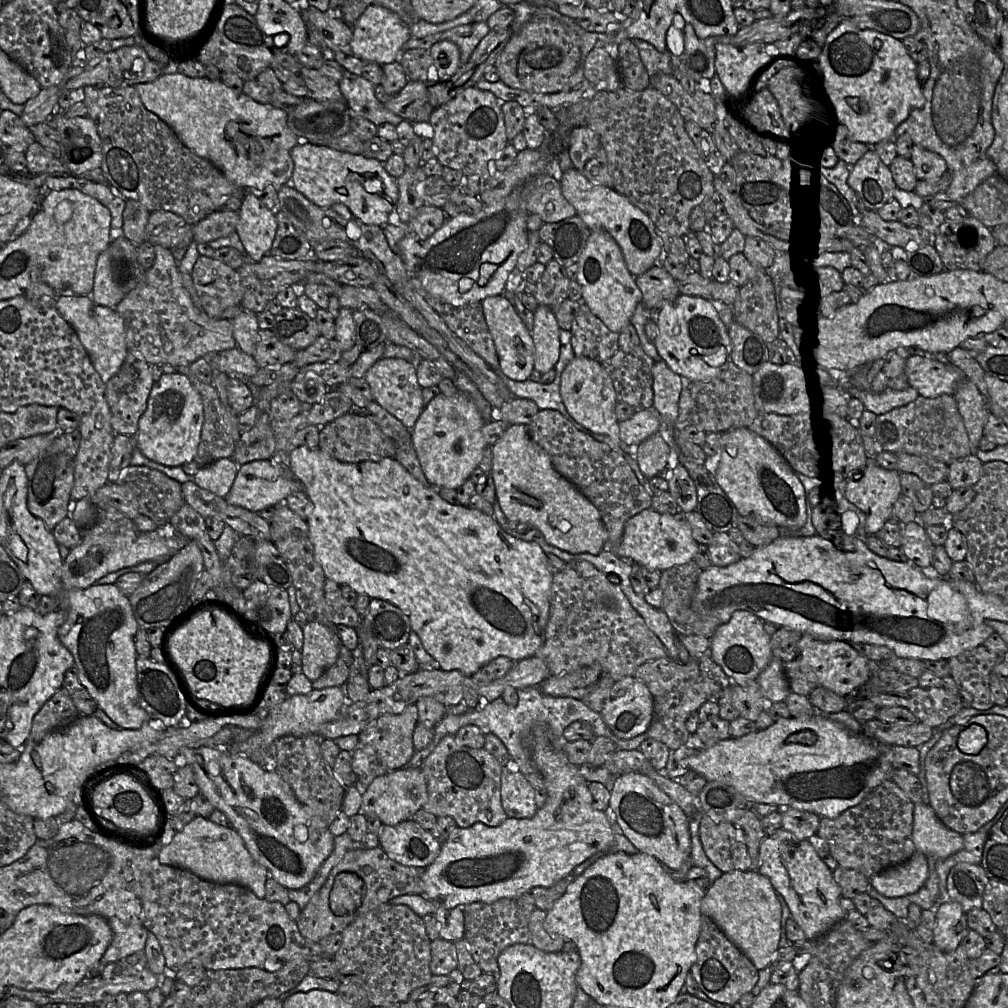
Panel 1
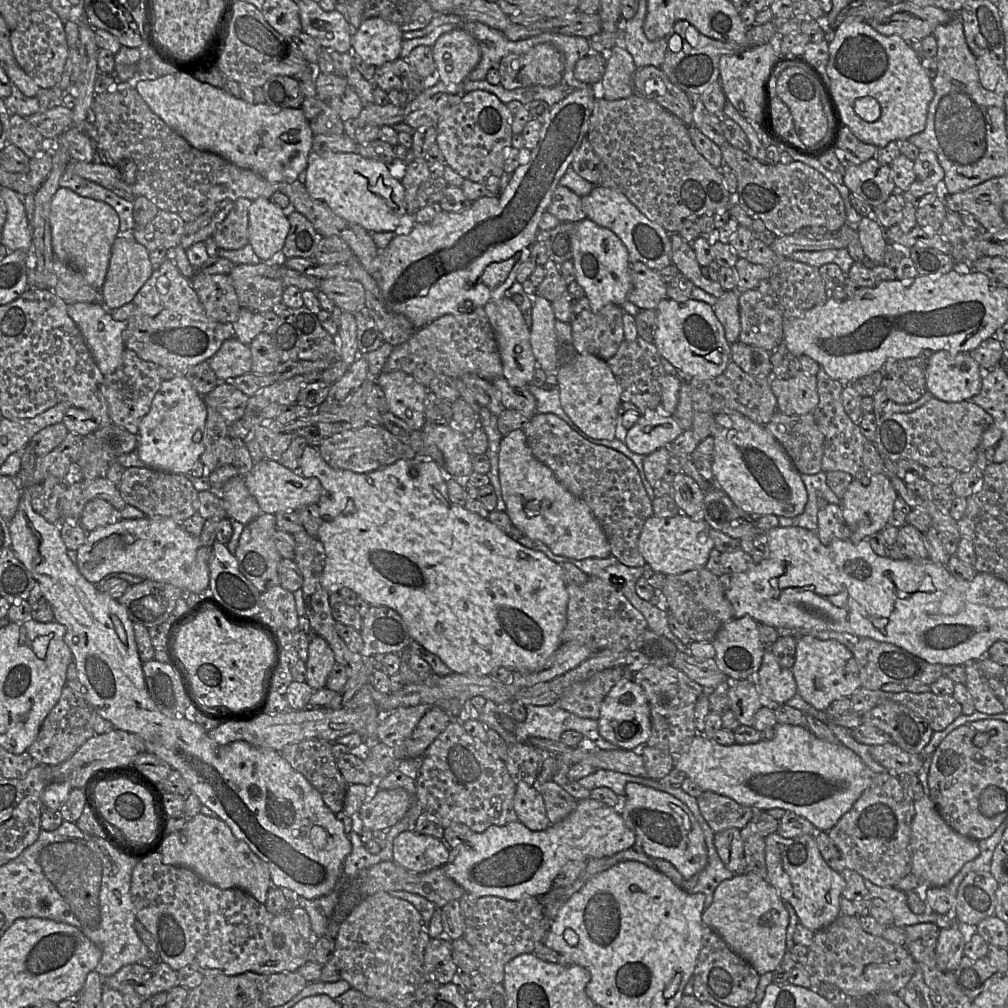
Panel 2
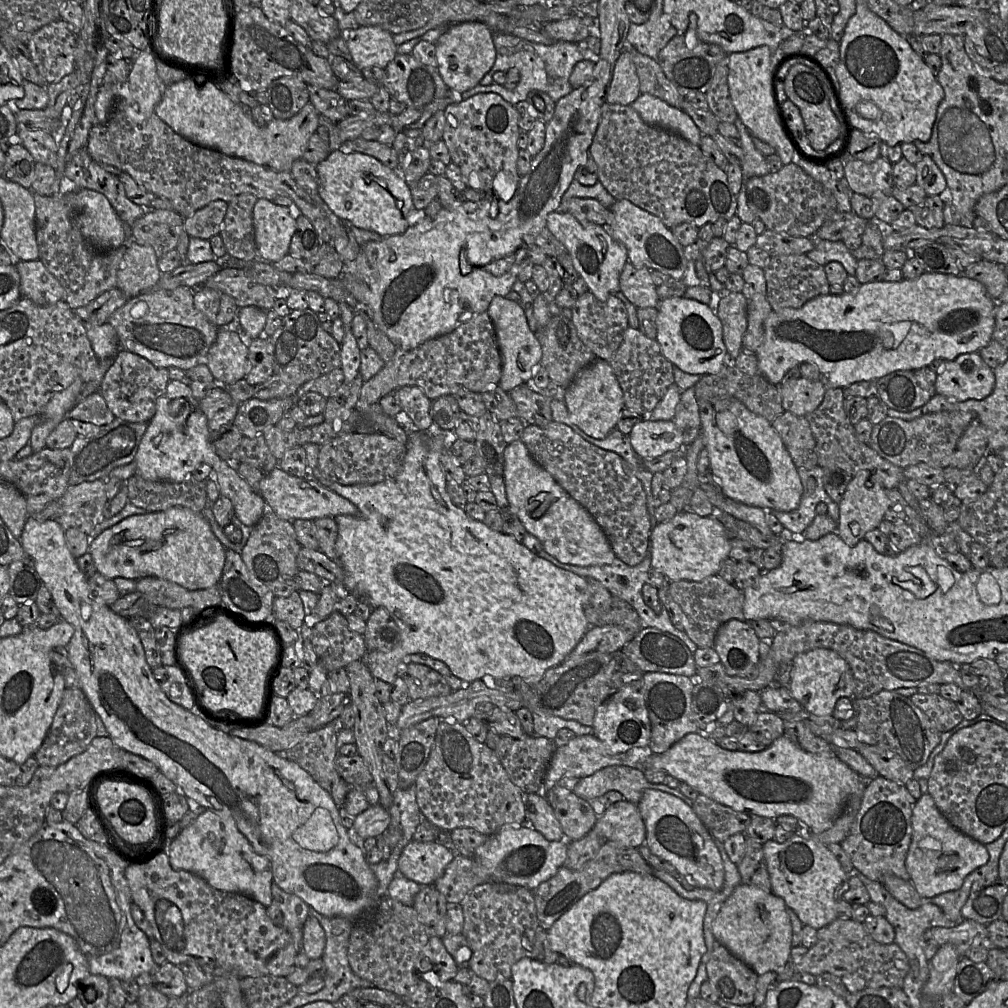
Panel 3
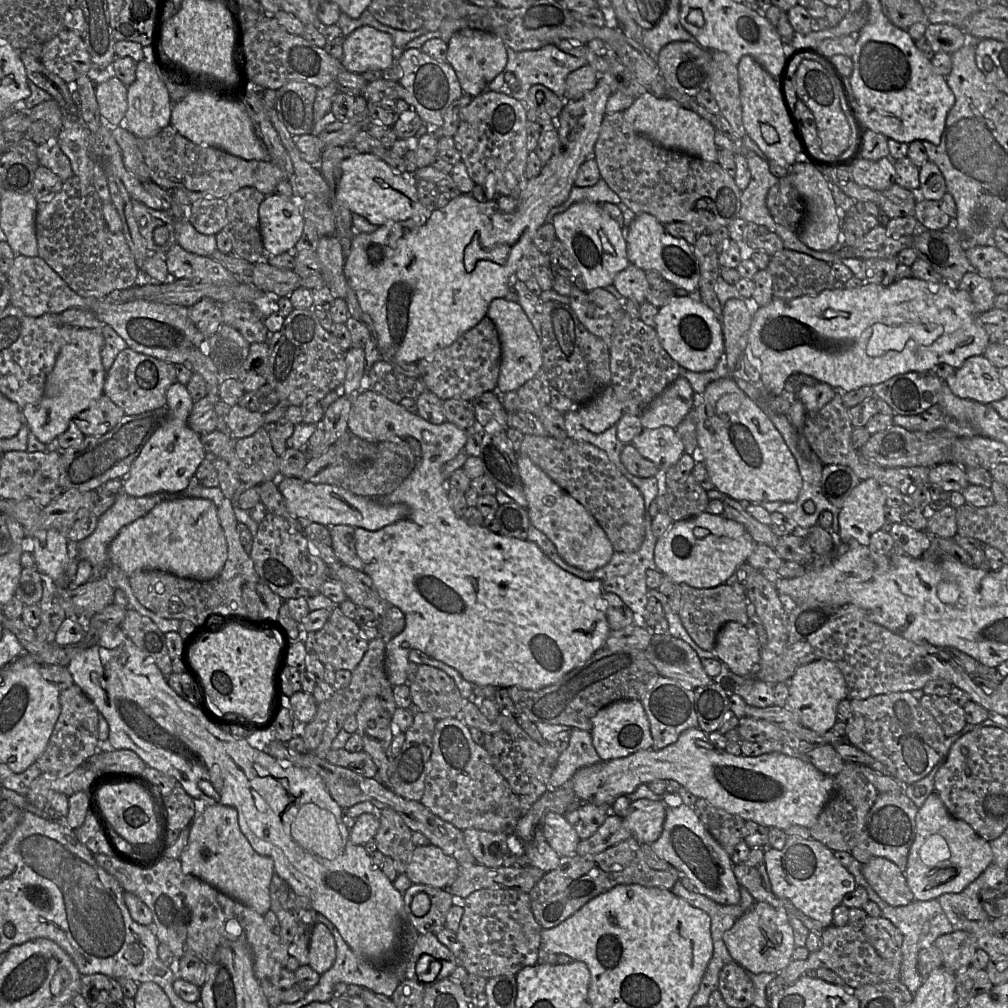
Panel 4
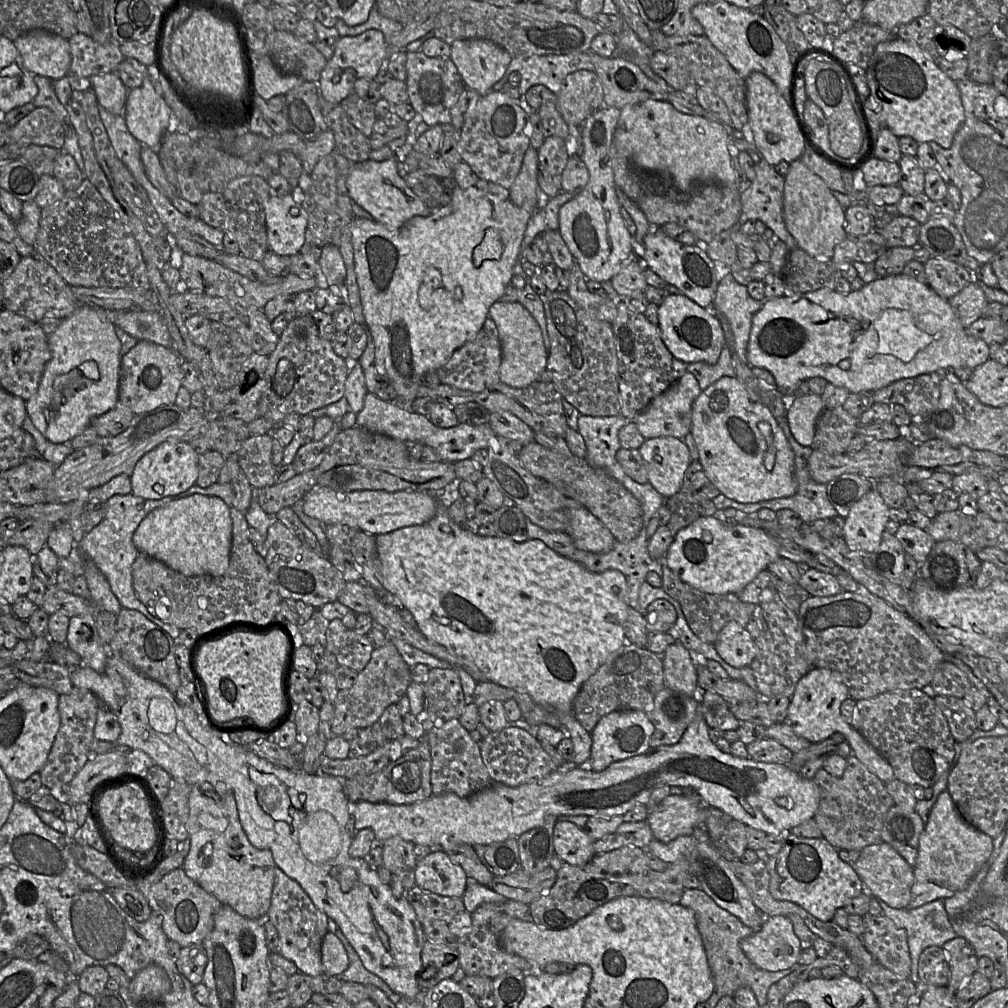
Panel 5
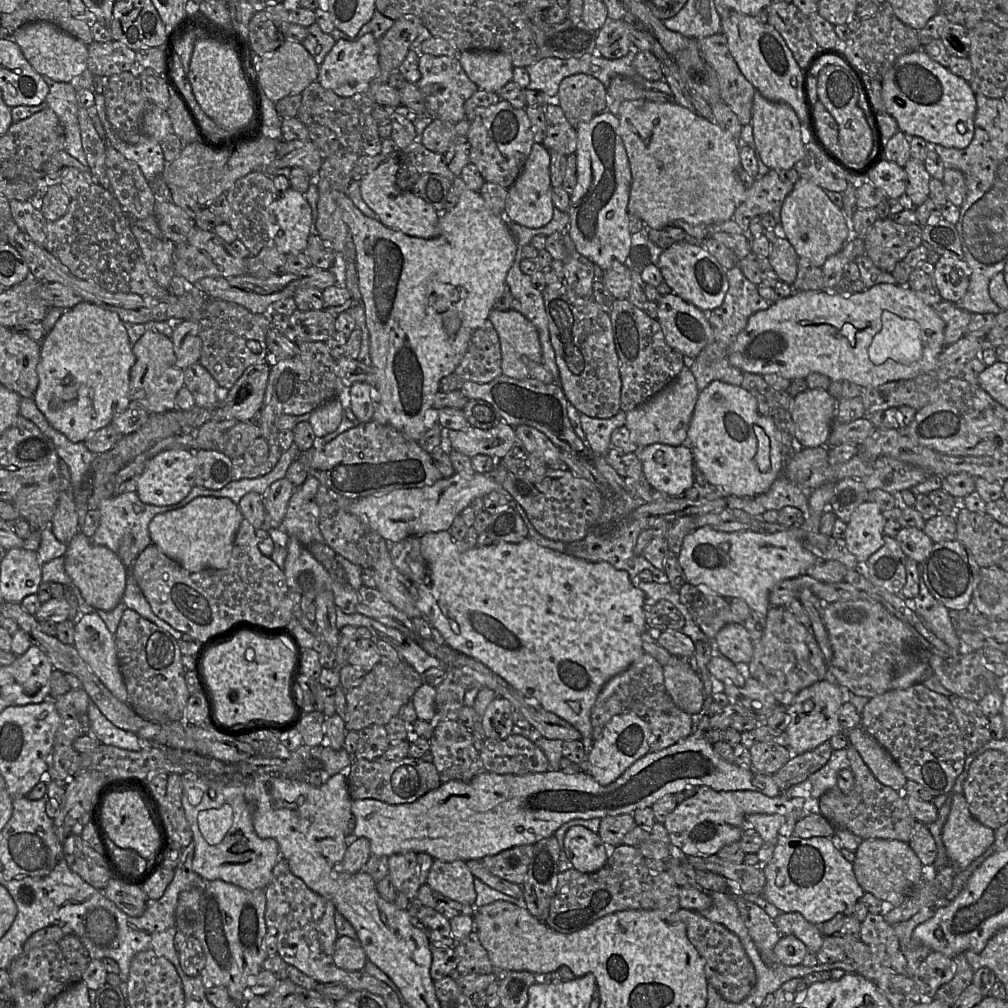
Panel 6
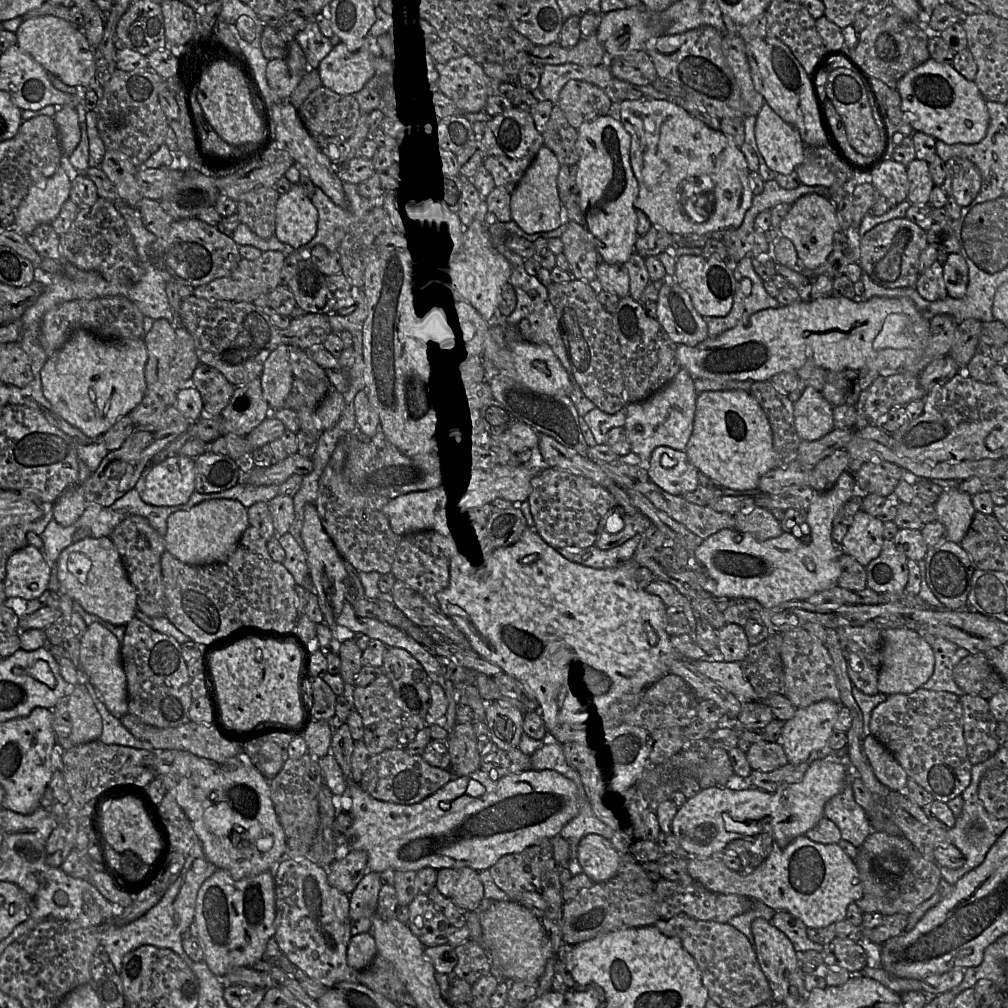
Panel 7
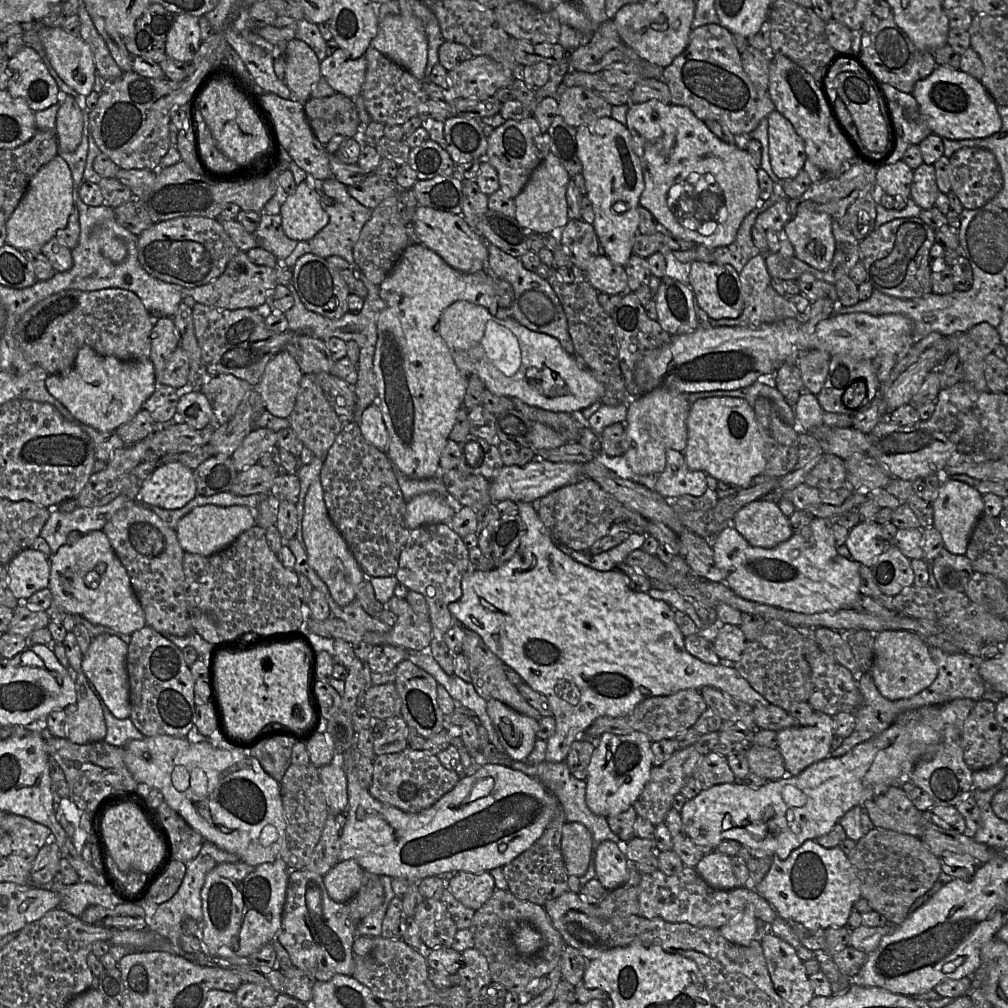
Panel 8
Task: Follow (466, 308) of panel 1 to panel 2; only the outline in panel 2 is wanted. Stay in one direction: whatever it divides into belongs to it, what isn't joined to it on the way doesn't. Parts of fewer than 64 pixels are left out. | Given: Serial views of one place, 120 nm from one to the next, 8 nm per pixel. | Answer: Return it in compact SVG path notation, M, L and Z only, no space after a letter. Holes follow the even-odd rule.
M473 307L469 312L443 315L423 328L415 330L404 343L393 347L382 372L392 371L403 371L411 375L426 389L431 380L438 374L444 374L453 379L461 379L464 374L475 374L489 381L503 377L503 366L497 342L484 308Z

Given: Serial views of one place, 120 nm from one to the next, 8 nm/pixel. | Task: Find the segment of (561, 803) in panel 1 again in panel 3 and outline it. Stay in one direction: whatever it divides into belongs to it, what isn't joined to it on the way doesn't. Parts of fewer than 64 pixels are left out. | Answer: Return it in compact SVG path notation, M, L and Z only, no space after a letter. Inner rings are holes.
M625 799L608 805L592 830L605 841L625 847L639 848L646 840L645 824L637 804ZM528 825L504 826L479 846L473 855L488 872L491 881L521 886L530 891L553 877L564 866L568 841L549 841Z

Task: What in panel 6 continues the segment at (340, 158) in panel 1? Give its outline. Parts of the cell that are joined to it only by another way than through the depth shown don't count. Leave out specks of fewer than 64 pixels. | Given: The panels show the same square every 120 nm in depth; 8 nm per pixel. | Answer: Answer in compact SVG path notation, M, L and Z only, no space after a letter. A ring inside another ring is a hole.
M399 151L386 157L384 162L359 181L361 196L376 214L378 220L386 227L408 236L424 239L435 238L439 235L438 221L441 213L420 197L415 196L412 191L404 191L397 187L396 174L400 164Z

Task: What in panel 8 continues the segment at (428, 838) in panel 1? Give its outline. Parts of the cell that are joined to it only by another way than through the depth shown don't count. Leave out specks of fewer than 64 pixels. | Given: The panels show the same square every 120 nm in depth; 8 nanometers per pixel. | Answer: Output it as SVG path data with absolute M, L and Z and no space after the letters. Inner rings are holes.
M455 872L446 878L446 888L465 907L478 910L491 897L495 887L489 872Z

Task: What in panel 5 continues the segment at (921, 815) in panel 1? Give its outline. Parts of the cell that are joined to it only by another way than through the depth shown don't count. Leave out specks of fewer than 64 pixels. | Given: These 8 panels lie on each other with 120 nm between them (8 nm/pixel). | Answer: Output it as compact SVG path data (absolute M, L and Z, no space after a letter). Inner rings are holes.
M948 791L939 794L919 837L918 855L913 867L914 882L908 909L937 899L945 899L965 889L993 851L993 838L967 823L958 812Z

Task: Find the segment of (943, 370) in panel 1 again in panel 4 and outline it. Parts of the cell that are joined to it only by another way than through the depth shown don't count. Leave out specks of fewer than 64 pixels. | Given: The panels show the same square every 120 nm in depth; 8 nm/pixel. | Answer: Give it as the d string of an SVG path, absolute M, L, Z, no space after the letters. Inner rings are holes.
M971 356L955 373L944 381L952 393L959 398L974 400L982 404L989 404L1003 399L1007 391L1001 383L999 369L984 356Z

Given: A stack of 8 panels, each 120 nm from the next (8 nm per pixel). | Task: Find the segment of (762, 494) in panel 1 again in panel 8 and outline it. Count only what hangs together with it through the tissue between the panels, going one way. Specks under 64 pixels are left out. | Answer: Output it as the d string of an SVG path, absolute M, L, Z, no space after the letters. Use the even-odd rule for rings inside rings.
M728 396L697 399L690 405L686 425L688 438L683 455L691 470L703 471L741 489L752 486L753 479L763 474L765 443L754 408L745 399Z

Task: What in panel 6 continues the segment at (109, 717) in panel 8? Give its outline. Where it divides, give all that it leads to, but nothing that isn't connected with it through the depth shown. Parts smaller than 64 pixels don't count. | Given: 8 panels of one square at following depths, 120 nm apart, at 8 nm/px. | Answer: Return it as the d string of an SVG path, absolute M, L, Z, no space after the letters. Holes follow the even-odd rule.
M89 698L88 719L90 733L101 743L121 749L140 751L145 742L137 734L120 729L110 722L100 711L97 705Z

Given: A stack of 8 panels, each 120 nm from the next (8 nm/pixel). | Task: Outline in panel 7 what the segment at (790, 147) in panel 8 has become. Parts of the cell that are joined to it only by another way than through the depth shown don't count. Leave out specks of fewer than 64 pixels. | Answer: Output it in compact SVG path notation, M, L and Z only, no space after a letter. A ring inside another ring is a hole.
M766 102L756 115L755 137L766 165L777 174L790 174L802 162L806 144L799 132Z

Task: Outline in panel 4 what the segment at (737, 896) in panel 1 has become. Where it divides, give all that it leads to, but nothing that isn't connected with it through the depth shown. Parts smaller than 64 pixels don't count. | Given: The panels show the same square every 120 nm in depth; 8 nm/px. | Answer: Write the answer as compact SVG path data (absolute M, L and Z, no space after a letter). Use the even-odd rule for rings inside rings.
M755 902L723 935L723 941L733 961L746 972L780 973L792 961L795 950L793 929L784 908L774 908L765 902Z

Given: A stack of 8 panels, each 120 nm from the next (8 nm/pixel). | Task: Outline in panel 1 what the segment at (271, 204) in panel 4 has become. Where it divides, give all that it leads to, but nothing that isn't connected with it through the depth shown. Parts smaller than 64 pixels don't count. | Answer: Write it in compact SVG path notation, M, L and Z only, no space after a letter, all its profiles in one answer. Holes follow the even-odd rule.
M246 193L239 210L236 231L244 245L247 260L259 262L269 254L277 231L275 214L254 193Z

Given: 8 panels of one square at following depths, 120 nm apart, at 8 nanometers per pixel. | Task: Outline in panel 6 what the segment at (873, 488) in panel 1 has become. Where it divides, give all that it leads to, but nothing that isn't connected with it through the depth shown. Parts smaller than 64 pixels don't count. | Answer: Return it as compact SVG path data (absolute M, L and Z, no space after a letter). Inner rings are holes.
M864 501L852 513L845 530L847 549L861 563L883 546L886 519L878 504Z

